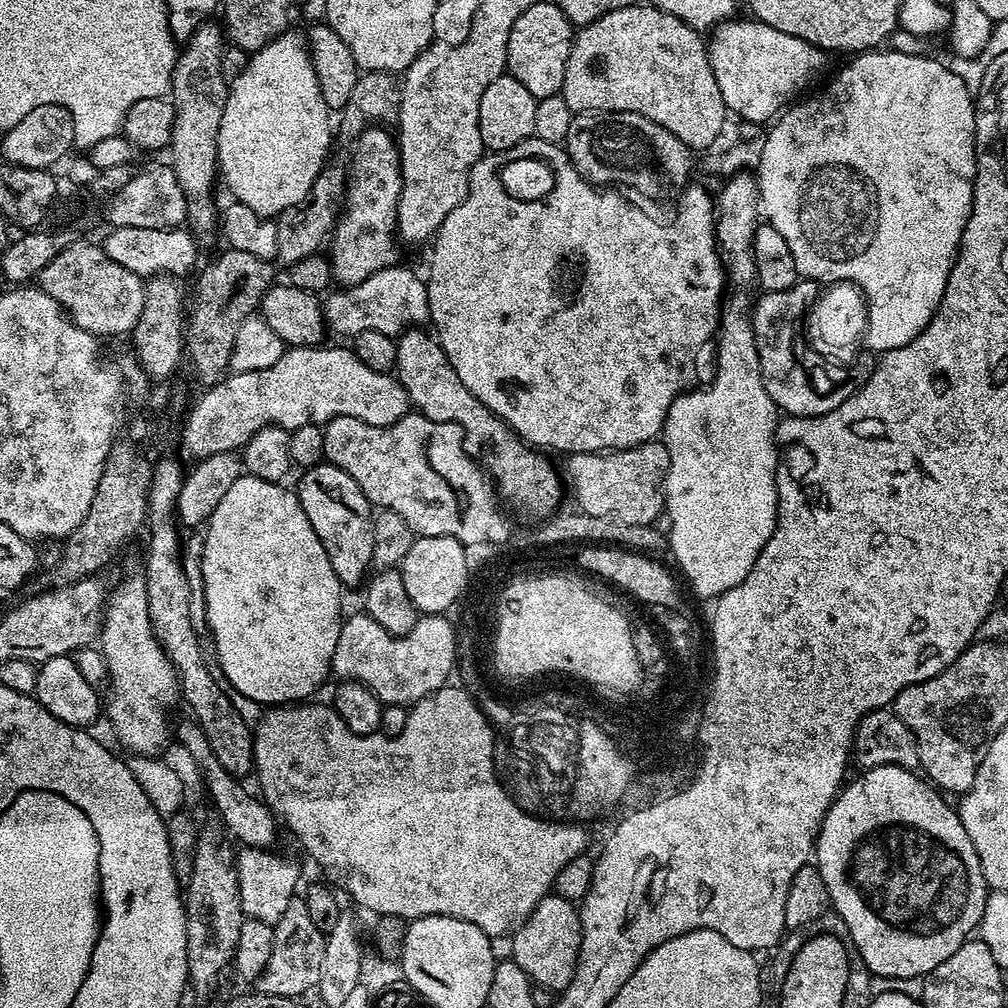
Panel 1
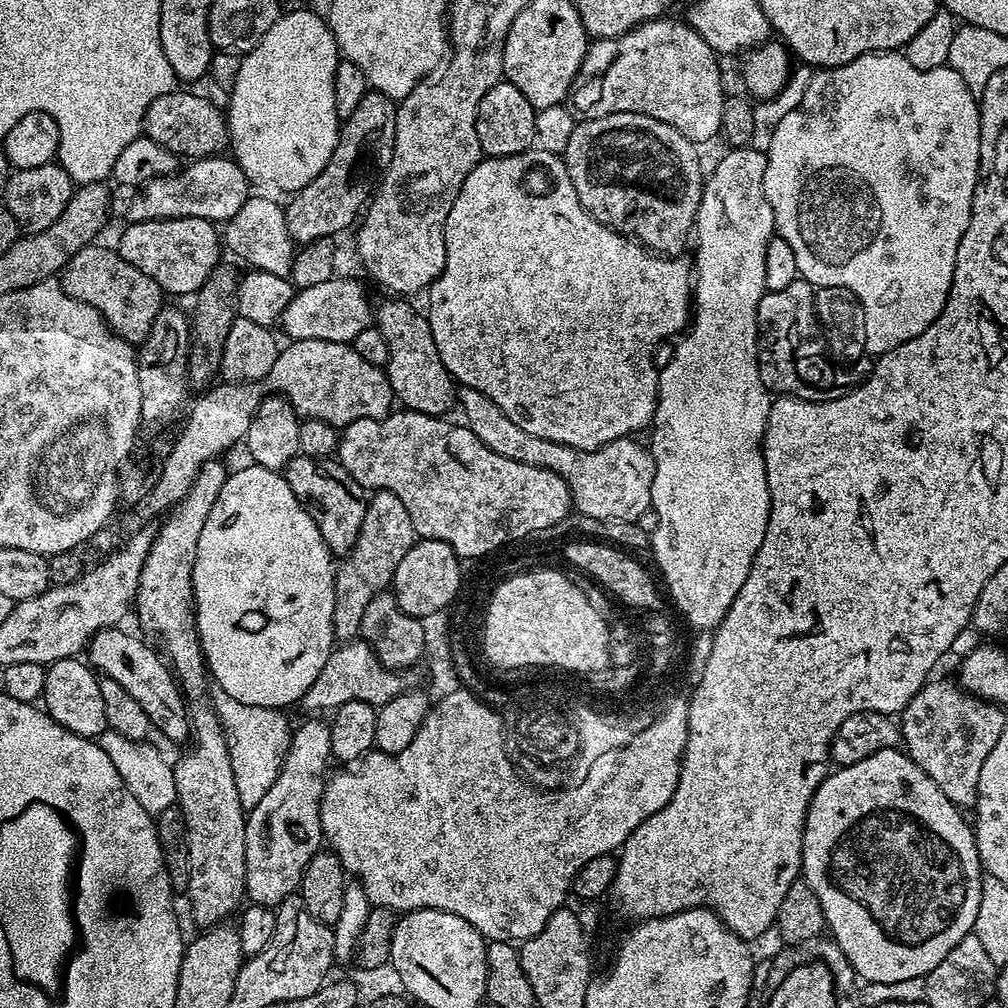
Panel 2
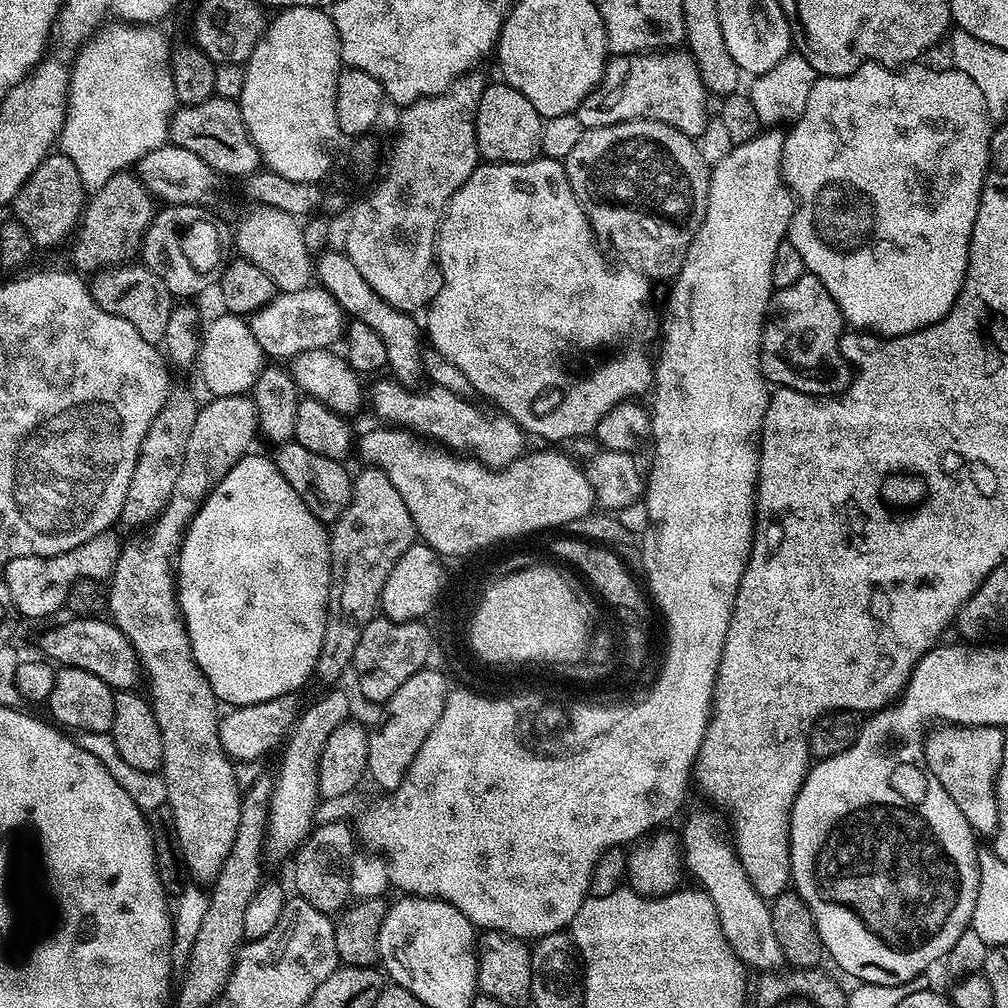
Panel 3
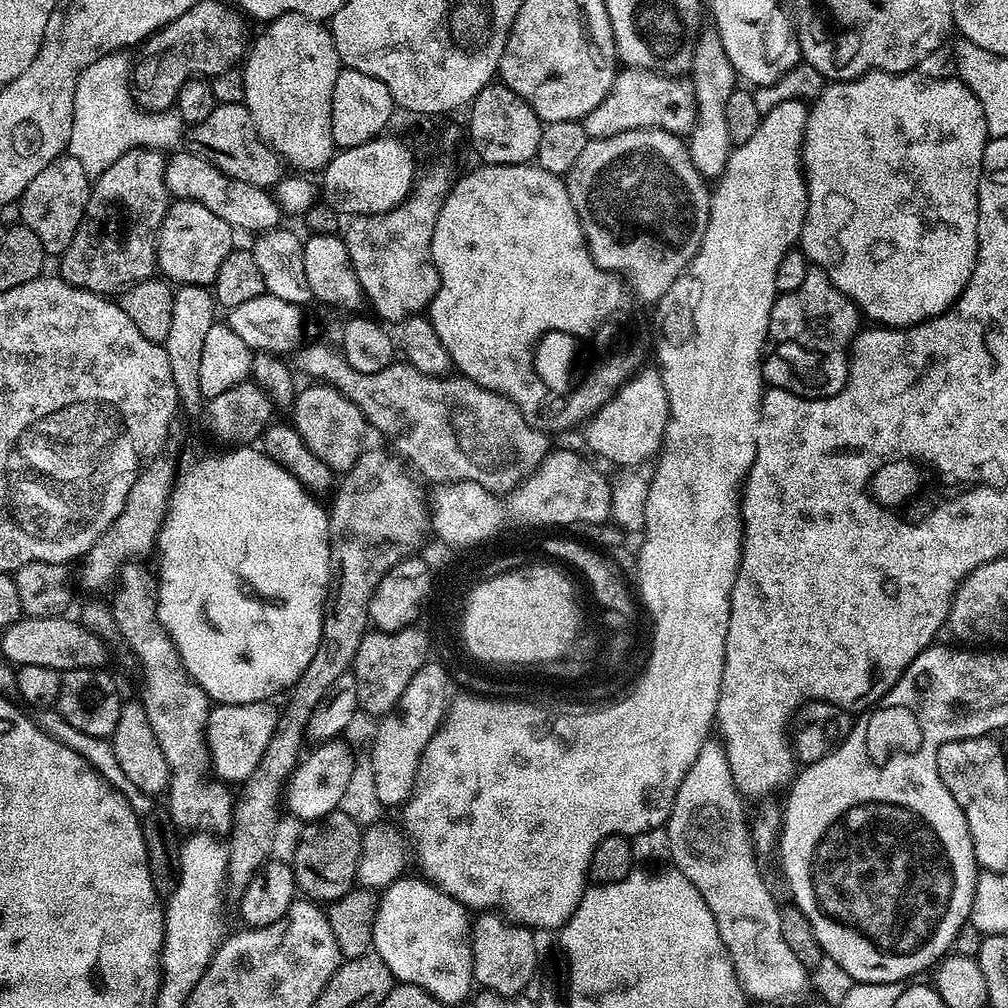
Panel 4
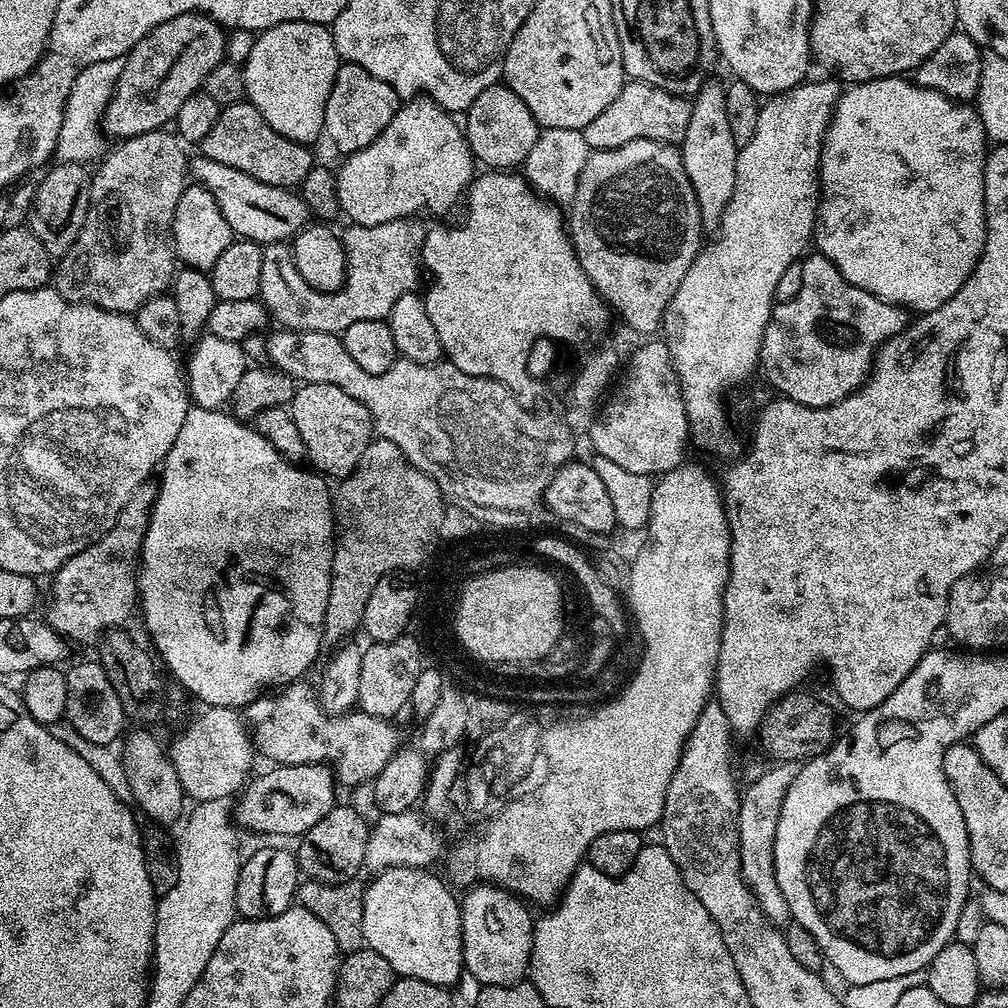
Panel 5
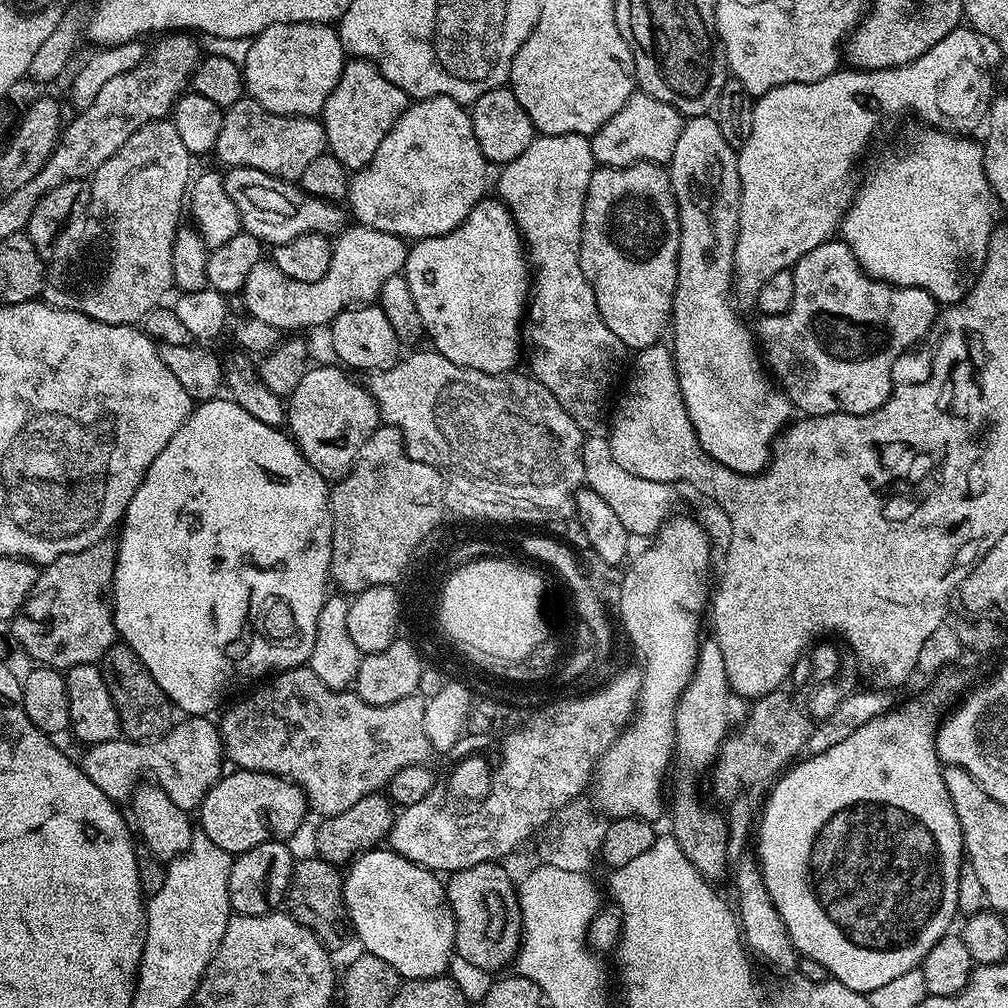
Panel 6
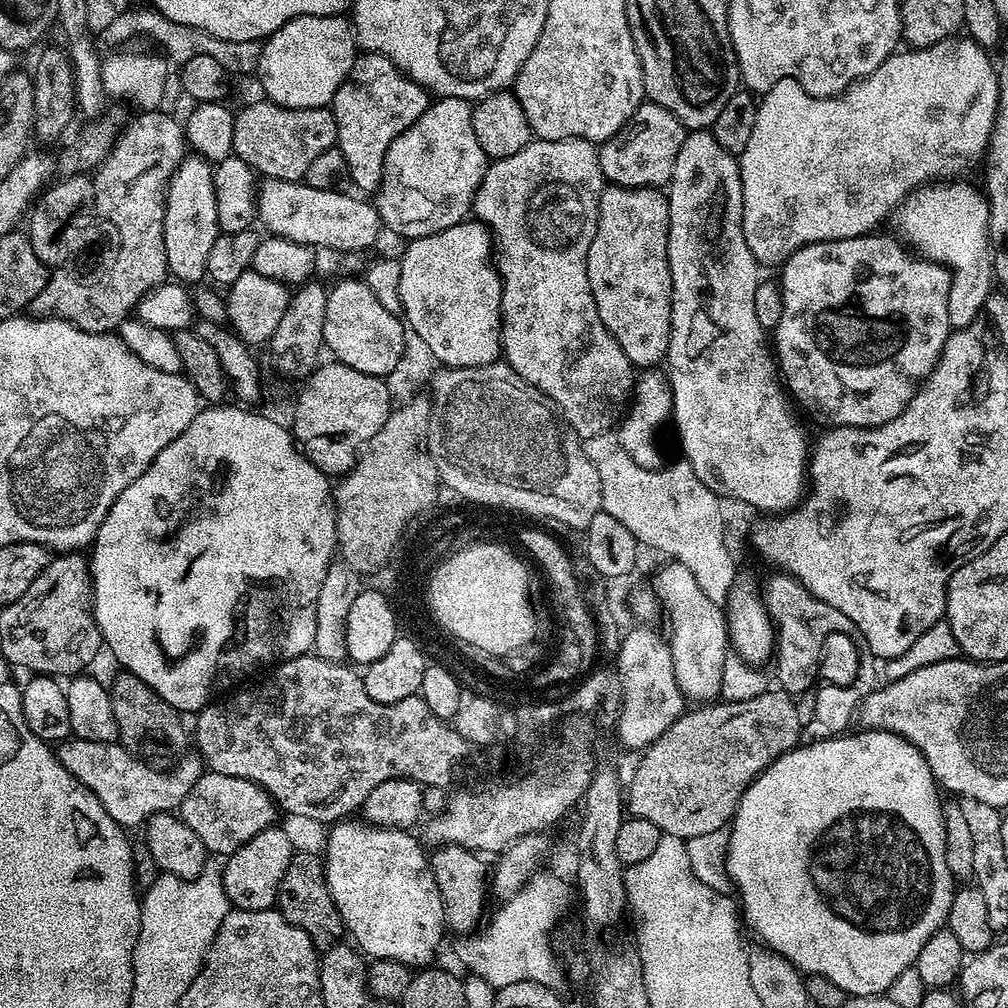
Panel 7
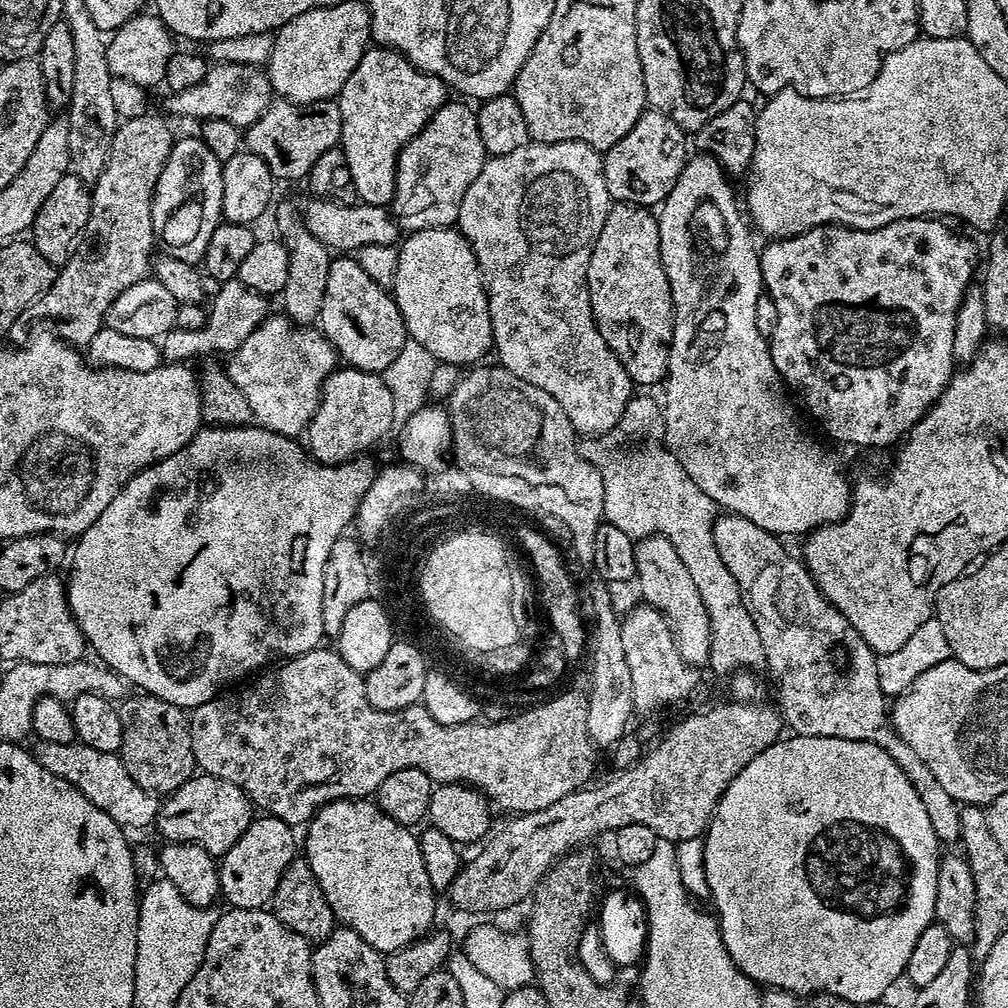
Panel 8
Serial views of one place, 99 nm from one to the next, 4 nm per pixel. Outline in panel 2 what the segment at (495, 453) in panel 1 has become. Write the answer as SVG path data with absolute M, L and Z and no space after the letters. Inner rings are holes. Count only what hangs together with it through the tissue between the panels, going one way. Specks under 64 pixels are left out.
M388 298L374 312L375 327L386 338L388 363L386 373L395 399L409 412L443 417L454 408L454 381L434 346L434 334L423 311L404 298Z

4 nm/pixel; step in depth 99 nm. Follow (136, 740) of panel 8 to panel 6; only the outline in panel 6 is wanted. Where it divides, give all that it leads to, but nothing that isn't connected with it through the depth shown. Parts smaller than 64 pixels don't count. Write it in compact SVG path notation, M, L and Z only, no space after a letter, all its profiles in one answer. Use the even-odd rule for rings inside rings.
M123 642L114 643L98 661L98 667L106 682L106 690L110 690L110 698L114 698L114 706L120 719L120 731L127 739L151 742L159 740L170 731L174 723L174 705L162 690L162 686L158 686L154 678L150 678L150 670L142 666L134 650L130 650Z

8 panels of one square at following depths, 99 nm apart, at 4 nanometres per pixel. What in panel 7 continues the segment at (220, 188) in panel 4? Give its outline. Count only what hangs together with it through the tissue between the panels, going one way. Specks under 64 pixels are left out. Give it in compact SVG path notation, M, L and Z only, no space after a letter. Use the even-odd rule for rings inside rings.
M265 179L256 189L256 214L259 223L268 227L273 236L281 236L299 244L310 244L317 250L333 248L336 252L360 252L368 248L382 233L382 225L375 207L368 204L359 195L347 196L347 191L331 192L330 190L314 190L314 186L295 180Z

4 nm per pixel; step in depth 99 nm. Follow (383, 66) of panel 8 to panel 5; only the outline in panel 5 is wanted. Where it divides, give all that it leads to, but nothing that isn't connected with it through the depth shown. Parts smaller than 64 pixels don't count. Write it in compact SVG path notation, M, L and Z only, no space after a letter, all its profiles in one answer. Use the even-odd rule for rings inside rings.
M341 63L330 98L326 98L323 135L341 154L360 151L382 134L401 104L401 97L382 78L374 78L370 70L362 70L357 64Z

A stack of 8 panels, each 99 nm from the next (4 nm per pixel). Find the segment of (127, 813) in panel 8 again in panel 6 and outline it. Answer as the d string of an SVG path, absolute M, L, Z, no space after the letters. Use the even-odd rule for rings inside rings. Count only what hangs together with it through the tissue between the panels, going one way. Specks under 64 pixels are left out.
M188 716L181 724L180 721L173 723L165 736L151 742L121 738L89 744L83 749L84 757L79 757L80 769L86 778L90 778L90 782L94 782L94 786L98 786L98 790L102 790L102 794L106 794L108 800L117 802L127 801L131 797L141 779L140 772L149 772L152 775L149 777L162 790L166 790L170 798L174 798L174 806L191 813L199 809L206 793L225 771L226 757L220 730L210 721L203 716Z

